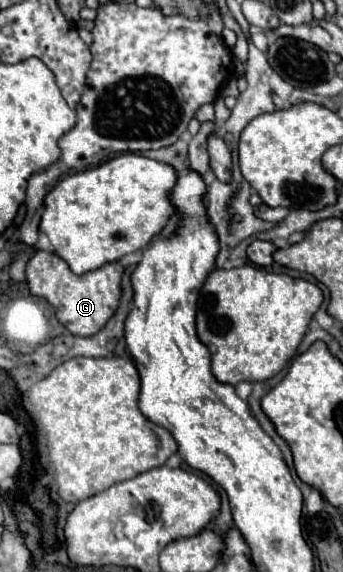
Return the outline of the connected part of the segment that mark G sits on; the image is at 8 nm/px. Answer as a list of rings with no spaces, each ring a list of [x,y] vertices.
[[[37,251],[27,265],[27,283],[33,295],[45,297],[55,307],[57,319],[73,335],[89,337],[91,333],[99,333],[99,329],[111,319],[111,313],[119,309],[123,271],[121,263],[107,263],[85,275],[75,275],[57,253]]]

